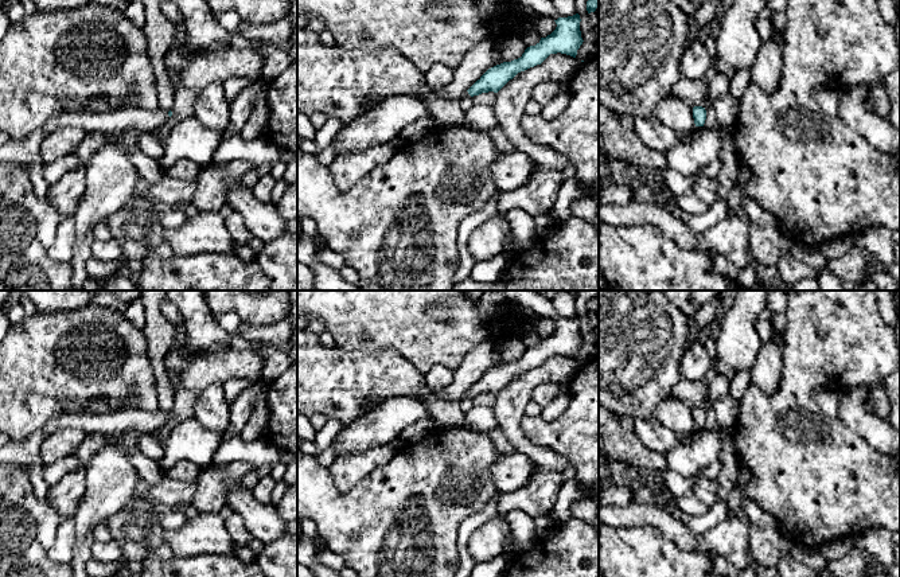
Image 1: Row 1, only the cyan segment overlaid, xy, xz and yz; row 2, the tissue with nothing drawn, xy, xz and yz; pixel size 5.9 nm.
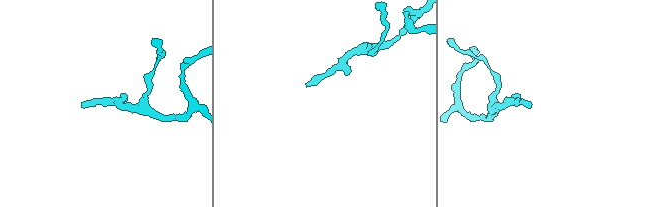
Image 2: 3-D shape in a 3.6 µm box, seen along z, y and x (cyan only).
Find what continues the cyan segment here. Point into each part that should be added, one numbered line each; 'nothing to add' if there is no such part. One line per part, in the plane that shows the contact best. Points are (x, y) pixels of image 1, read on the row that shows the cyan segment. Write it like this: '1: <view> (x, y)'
1: xy (26, 152)

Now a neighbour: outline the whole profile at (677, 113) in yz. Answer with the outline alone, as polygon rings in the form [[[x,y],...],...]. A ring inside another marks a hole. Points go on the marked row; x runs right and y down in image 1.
[[[671,94],[658,104],[655,118],[679,134],[690,133],[696,126],[693,108],[689,101]]]

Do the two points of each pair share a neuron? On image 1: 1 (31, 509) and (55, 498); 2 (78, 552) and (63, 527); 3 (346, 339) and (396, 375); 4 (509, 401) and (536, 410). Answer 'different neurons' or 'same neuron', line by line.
1: different neurons
2: different neurons
3: different neurons
4: different neurons

